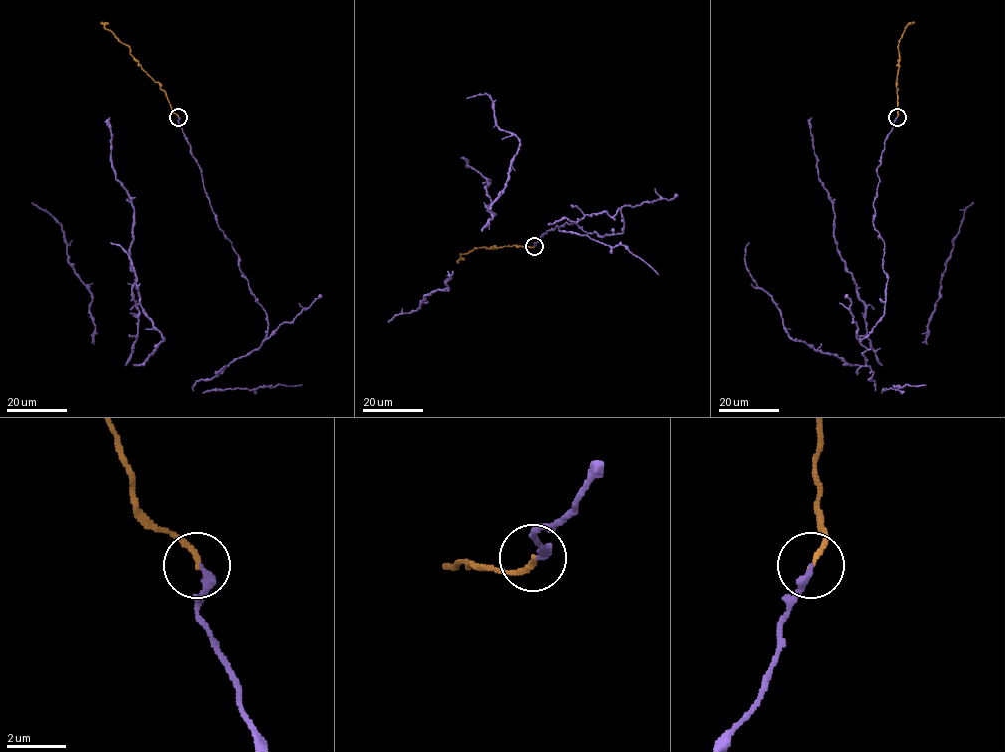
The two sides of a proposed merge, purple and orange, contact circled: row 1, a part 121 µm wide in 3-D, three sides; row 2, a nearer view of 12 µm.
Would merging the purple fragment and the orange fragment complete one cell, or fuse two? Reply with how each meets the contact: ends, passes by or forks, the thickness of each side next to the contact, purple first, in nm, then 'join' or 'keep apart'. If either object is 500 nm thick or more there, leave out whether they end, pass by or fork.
purple ends; orange ends; calibres 260 and 160 nm; join

